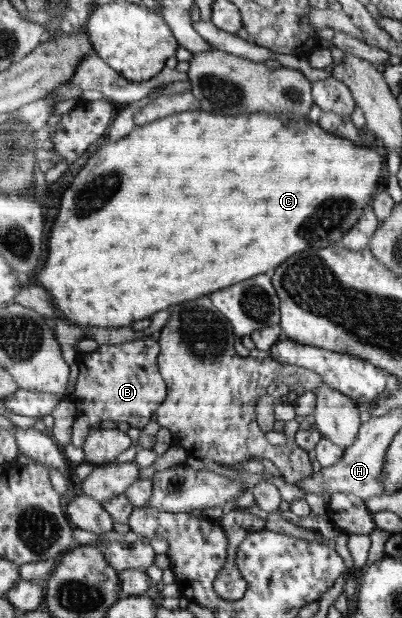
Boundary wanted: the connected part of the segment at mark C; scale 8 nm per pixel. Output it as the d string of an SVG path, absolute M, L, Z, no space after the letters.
M188 110L160 118L148 124L131 127L128 136L116 142L109 141L92 154L87 163L76 174L72 183L65 190L54 219L54 226L48 238L48 257L42 271L36 275L36 284L48 290L54 310L62 314L66 324L78 324L80 328L104 326L104 328L124 328L142 320L144 316L152 316L160 310L168 310L176 302L196 300L208 297L216 290L238 284L242 281L264 274L280 266L286 258L302 252L306 248L324 250L330 245L341 242L372 202L372 192L376 190L376 182L380 178L380 156L372 152L370 146L350 142L340 138L338 134L326 132L318 123L304 118L272 118L272 114L236 114L236 116L216 116L212 112Z

